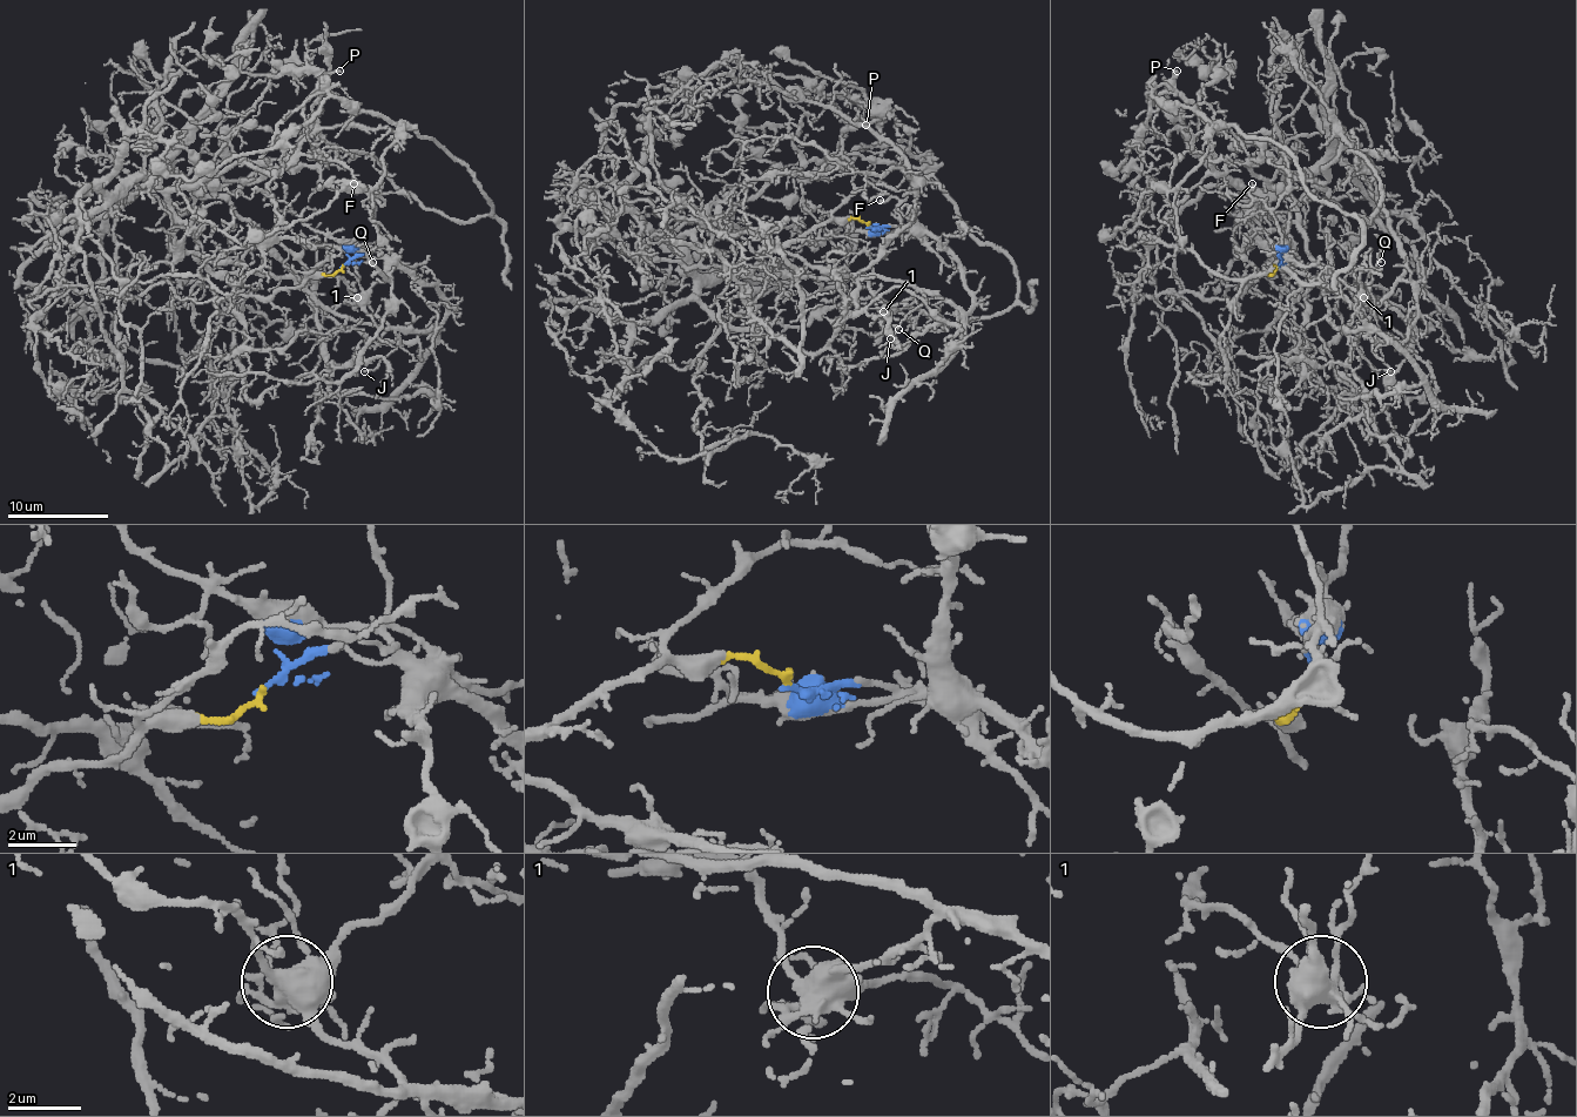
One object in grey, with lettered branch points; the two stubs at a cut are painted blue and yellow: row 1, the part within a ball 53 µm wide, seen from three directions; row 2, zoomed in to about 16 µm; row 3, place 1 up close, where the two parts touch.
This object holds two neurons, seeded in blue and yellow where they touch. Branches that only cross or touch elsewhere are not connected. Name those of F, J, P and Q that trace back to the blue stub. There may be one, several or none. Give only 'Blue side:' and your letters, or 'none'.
Blue side: F, J, Q

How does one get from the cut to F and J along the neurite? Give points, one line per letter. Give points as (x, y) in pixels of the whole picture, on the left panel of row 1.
F: (343, 267), (365, 254), (381, 234), (370, 203), (373, 199), (352, 183)
J: (343, 267), (373, 249), (433, 284), (446, 302), (438, 327), (403, 331), (363, 372)

